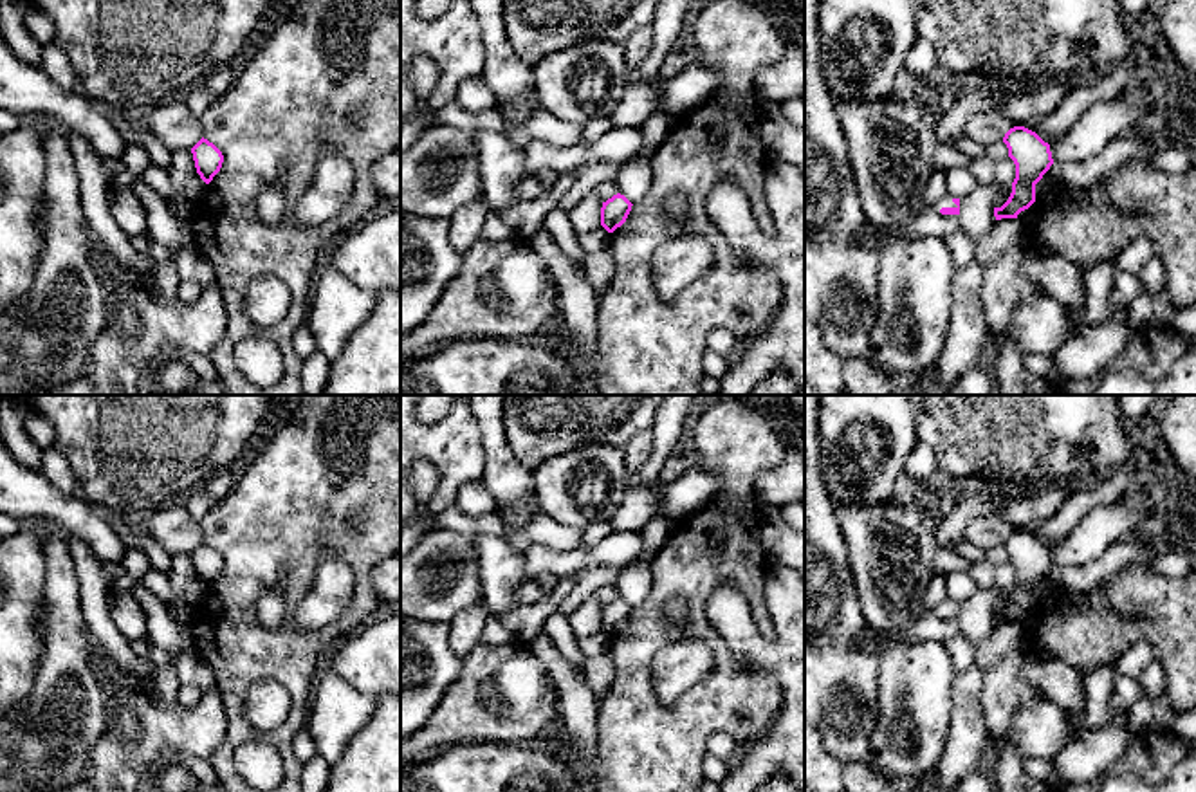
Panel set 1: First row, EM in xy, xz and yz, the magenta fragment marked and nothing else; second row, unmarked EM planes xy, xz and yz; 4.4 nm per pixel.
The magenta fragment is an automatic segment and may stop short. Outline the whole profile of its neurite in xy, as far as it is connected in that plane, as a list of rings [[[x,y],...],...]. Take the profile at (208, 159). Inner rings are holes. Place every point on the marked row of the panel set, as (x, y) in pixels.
[[[202,137],[191,148],[191,153],[193,153],[197,173],[206,184],[209,184],[222,168],[224,162],[222,152],[213,143]]]

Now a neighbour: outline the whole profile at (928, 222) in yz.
[[[925,207],[913,220],[898,229],[898,236],[906,240],[915,238],[947,238],[960,231],[960,215],[942,215],[933,207]]]

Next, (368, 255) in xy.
[[[400,207],[337,238],[330,258],[334,269],[364,290],[400,290]]]

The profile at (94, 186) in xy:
[[[63,128],[74,157],[76,173],[81,191],[81,207],[88,224],[88,233],[130,272],[153,276],[155,262],[150,254],[141,254],[132,247],[132,238],[123,233],[110,213],[106,173],[101,166],[101,155],[92,148],[90,141],[72,128]]]

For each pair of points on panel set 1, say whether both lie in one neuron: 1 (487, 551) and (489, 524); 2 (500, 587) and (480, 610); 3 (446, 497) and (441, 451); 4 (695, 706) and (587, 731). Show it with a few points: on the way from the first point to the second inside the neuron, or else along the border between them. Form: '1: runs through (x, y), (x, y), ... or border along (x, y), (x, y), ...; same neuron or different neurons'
1: border along (506, 534), (471, 536); different neurons
2: border along (484, 599), (493, 612); different neurons
3: runs through (446, 486), (446, 462); same neuron
4: border along (599, 702), (598, 767), (594, 771); different neurons

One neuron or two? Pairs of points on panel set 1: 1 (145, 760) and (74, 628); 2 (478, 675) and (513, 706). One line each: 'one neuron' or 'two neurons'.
1: two neurons
2: one neuron

